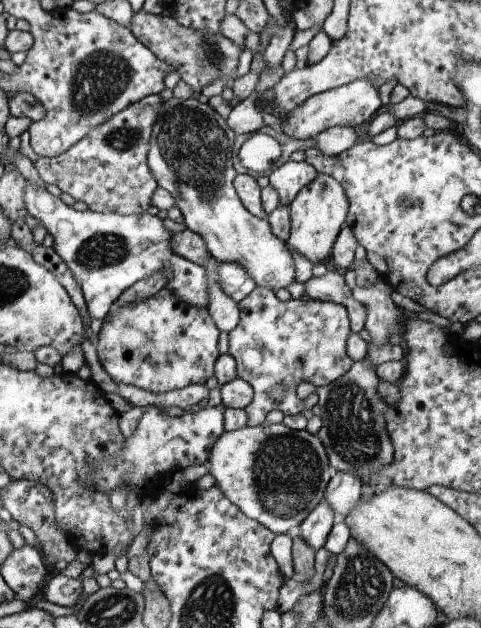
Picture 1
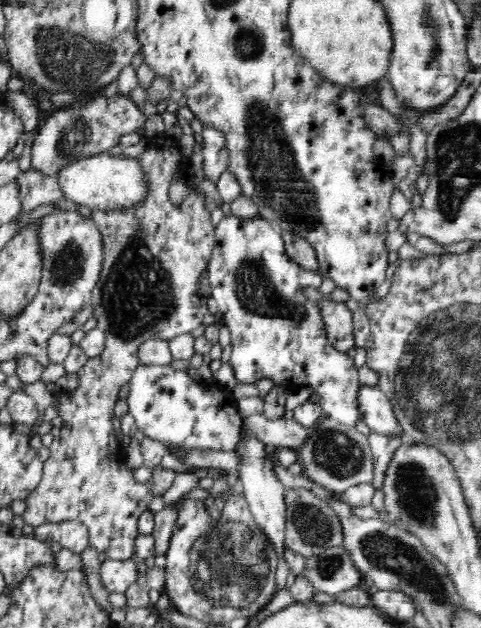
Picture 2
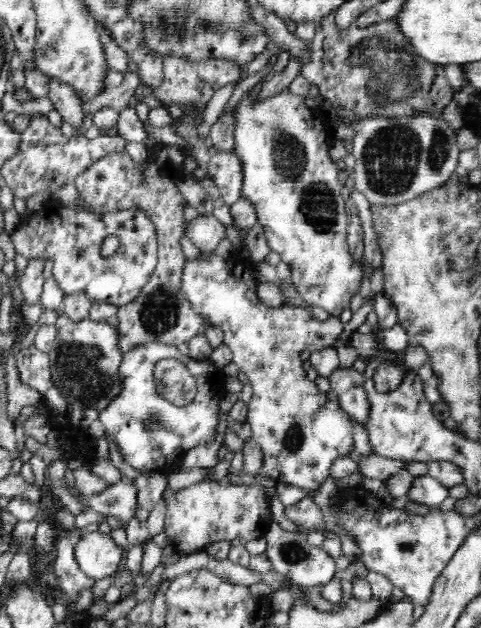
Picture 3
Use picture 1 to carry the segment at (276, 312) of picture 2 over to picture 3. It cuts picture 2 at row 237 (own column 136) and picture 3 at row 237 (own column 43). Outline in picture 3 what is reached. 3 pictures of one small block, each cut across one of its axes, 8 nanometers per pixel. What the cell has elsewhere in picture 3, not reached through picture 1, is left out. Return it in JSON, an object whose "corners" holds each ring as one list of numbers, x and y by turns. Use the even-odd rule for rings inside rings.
{"corners":[[198,215,183,225,183,234,203,253,213,253,226,237,226,227,214,215]]}

